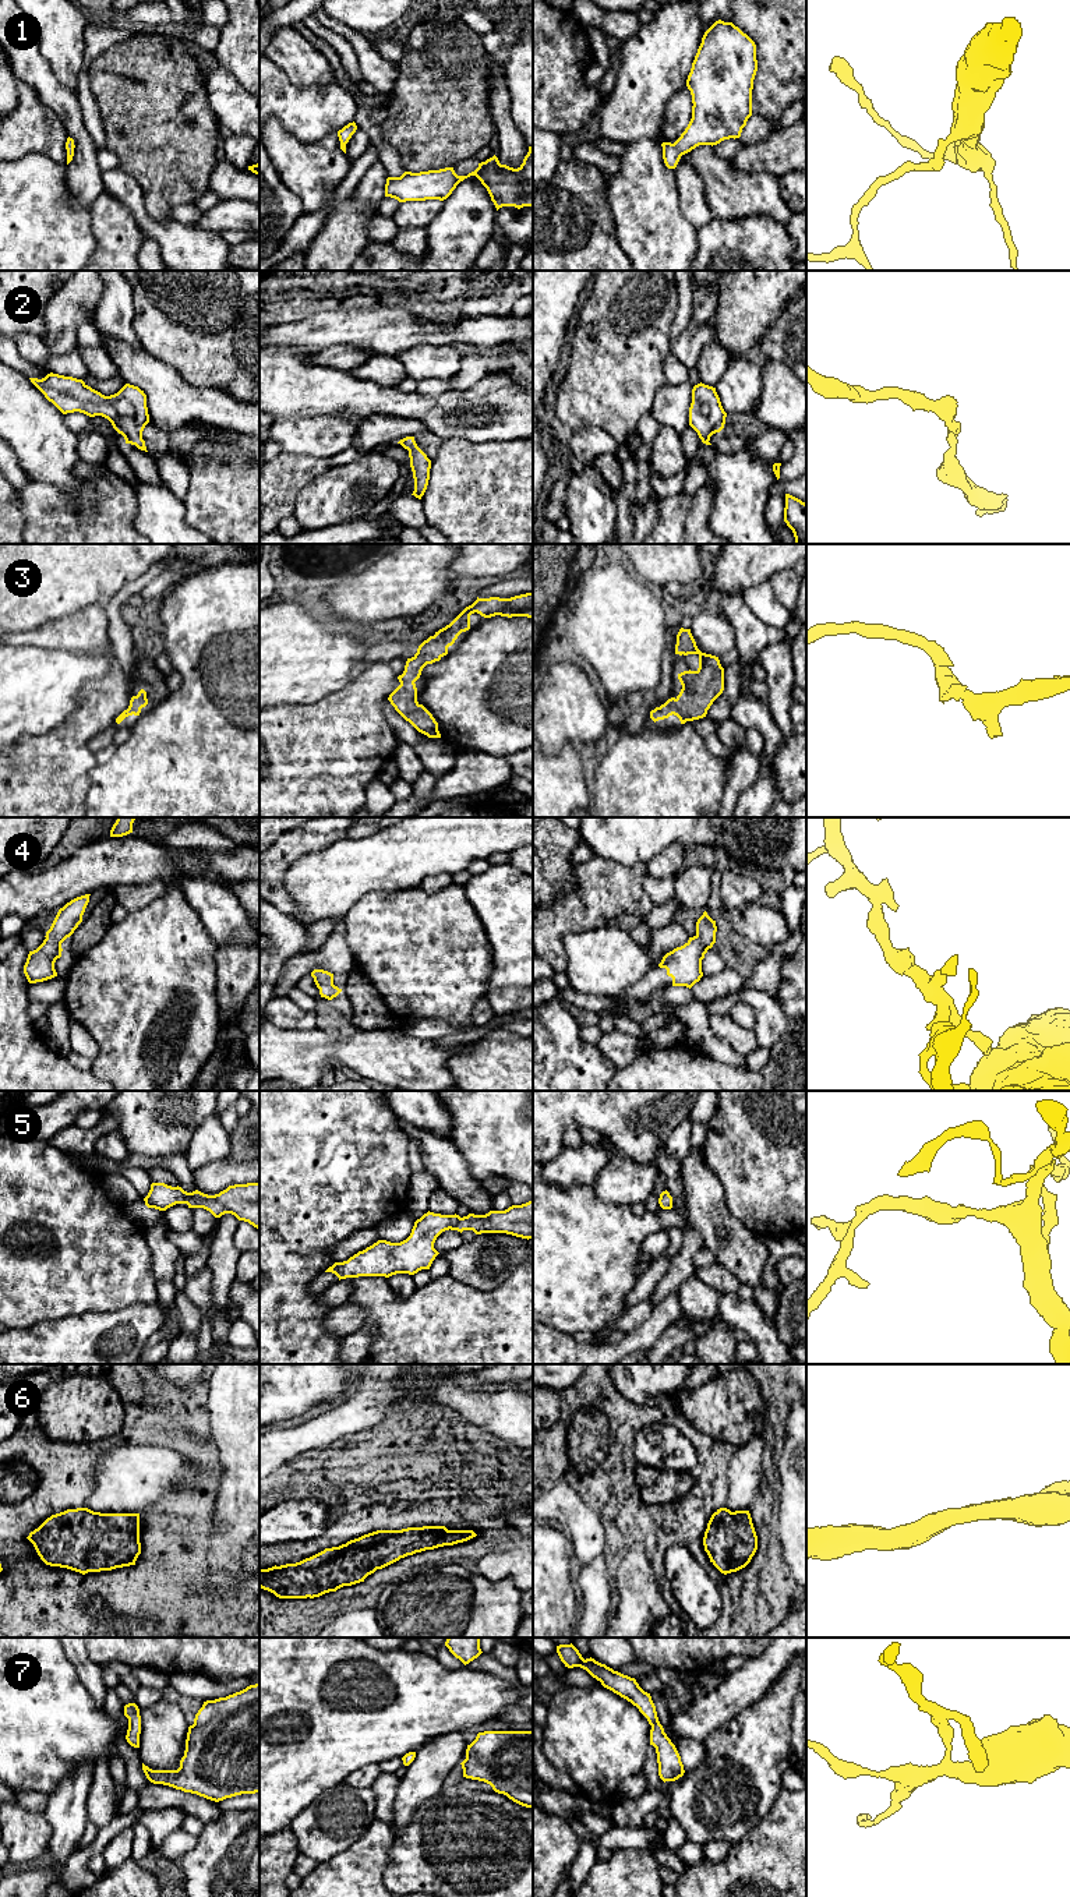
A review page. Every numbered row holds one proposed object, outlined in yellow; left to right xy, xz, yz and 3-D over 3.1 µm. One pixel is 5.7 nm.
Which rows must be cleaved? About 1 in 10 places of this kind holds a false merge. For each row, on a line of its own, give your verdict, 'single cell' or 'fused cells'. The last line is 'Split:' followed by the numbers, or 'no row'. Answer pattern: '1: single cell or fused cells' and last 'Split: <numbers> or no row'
1: single cell
2: single cell
3: single cell
4: single cell
5: single cell
6: single cell
7: single cell
Split: no row

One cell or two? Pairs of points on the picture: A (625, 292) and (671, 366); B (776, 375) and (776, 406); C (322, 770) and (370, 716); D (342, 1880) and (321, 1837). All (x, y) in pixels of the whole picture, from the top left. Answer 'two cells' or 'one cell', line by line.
A: two cells
B: one cell
C: one cell
D: two cells

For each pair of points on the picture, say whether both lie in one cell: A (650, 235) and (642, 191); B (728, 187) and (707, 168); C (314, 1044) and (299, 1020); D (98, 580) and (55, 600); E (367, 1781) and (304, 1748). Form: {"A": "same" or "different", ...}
{"A": "same", "B": "same", "C": "different", "D": "same", "E": "different"}

